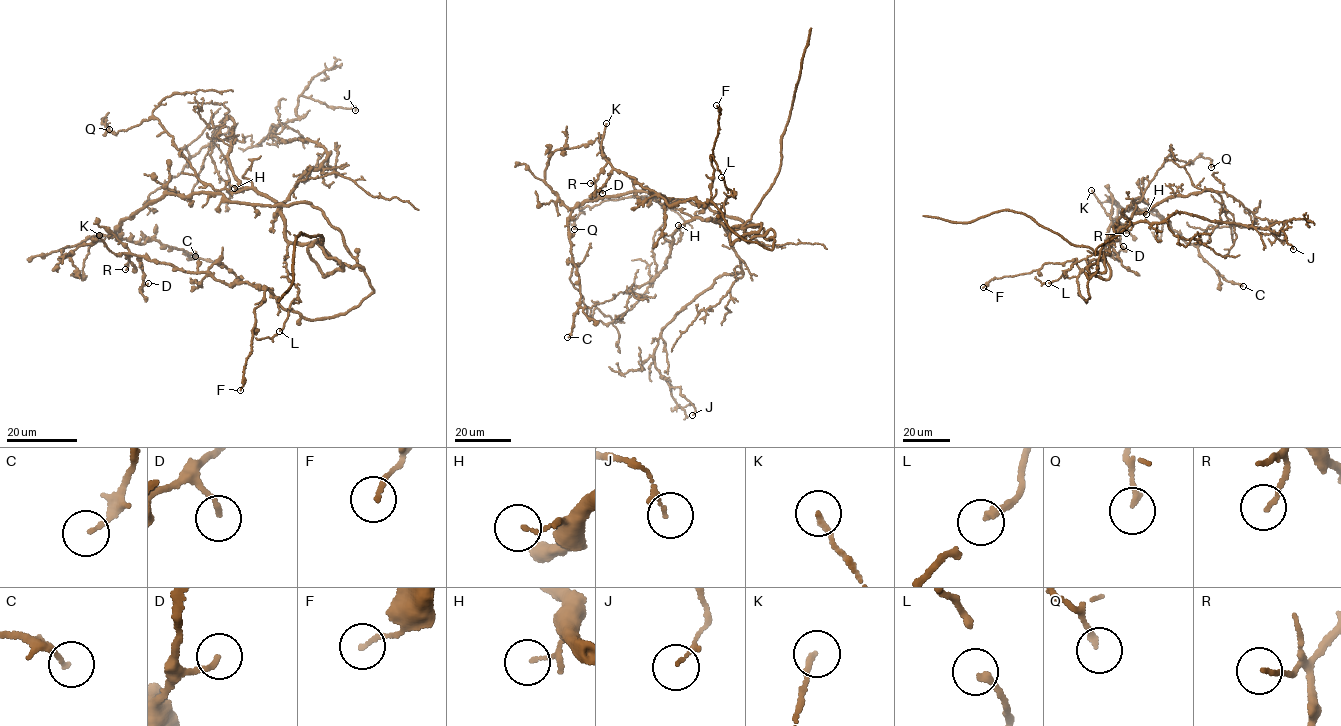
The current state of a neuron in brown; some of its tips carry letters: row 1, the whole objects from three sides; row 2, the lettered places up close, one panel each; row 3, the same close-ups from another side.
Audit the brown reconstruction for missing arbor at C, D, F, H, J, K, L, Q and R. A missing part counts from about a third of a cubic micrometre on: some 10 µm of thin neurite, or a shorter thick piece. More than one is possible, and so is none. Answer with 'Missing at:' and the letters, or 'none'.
Missing at: none

